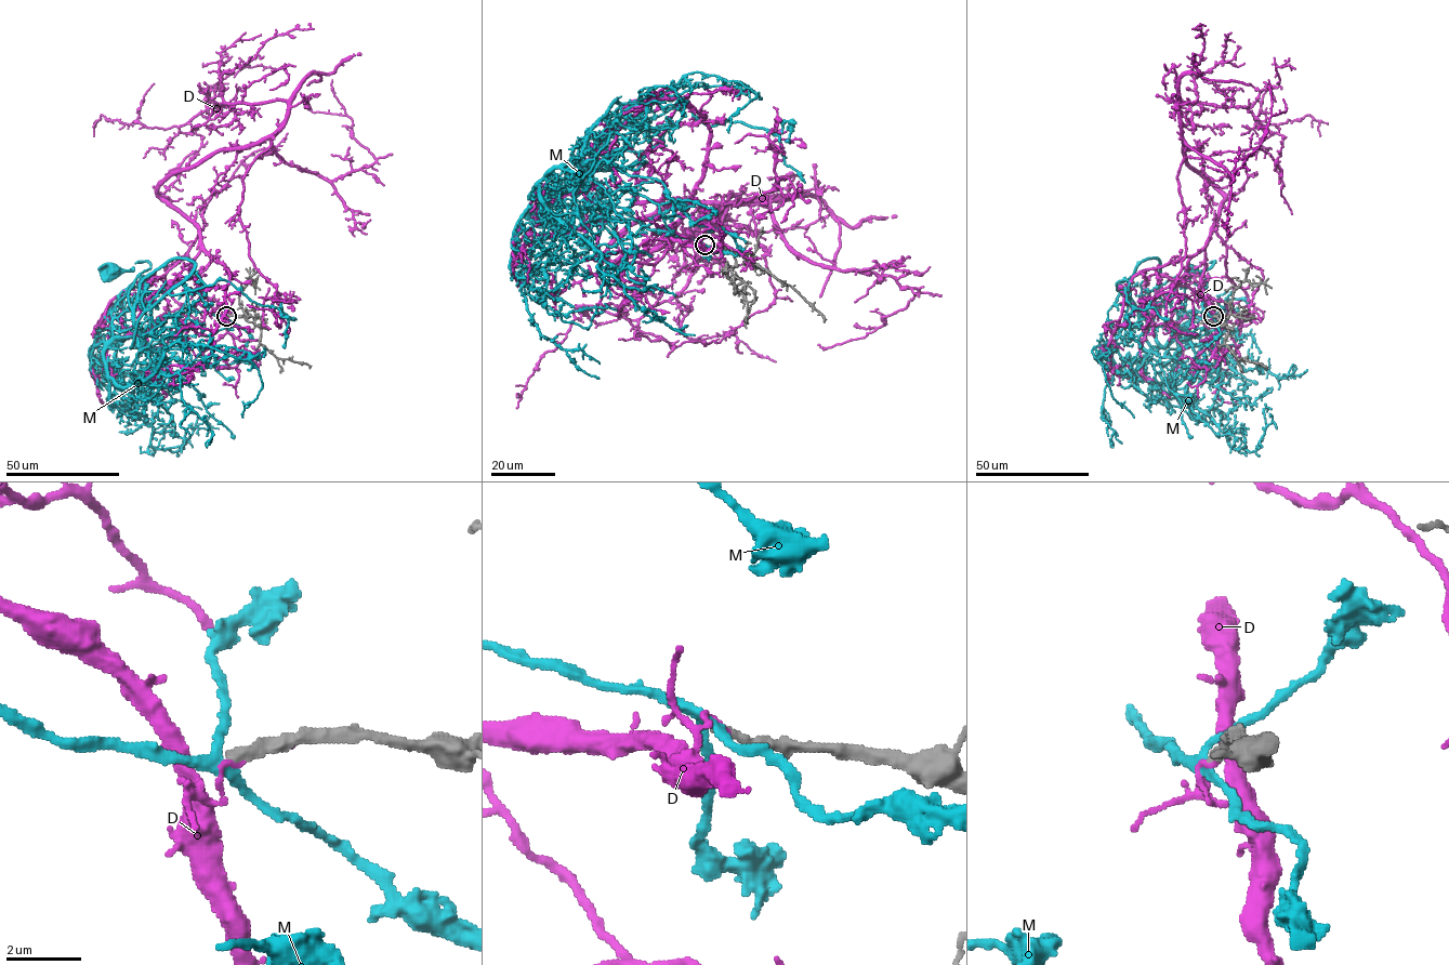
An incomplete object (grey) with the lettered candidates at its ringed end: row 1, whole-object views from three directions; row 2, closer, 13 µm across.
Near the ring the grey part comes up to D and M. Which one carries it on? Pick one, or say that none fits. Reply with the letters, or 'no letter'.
no letter

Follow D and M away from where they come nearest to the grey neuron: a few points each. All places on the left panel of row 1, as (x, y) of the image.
D: (226, 317), (158, 187), (266, 140), (288, 104), (165, 129), (101, 116), (93, 135)
M: (226, 317), (176, 313), (149, 332), (132, 331), (140, 346), (128, 291), (150, 264), (113, 271)

